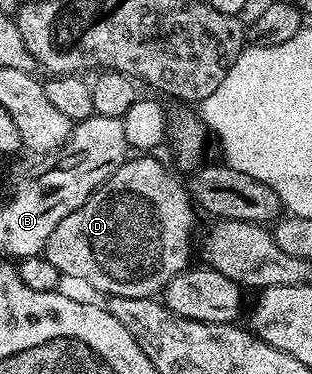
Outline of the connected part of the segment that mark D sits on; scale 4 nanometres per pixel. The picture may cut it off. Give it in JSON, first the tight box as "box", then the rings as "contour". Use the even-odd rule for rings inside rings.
{"box":[43,154,197,298],"contour":[[[137,154],[126,159],[125,163],[119,166],[119,170],[115,170],[115,174],[111,174],[111,178],[107,178],[107,182],[103,182],[103,186],[99,186],[99,190],[95,190],[95,194],[91,194],[91,198],[87,198],[83,206],[79,206],[79,210],[67,214],[67,218],[63,218],[59,226],[55,226],[55,231],[52,232],[43,255],[59,269],[62,277],[69,279],[70,276],[73,280],[82,280],[83,283],[90,284],[95,291],[105,292],[106,297],[153,298],[164,293],[167,282],[171,282],[171,278],[175,278],[177,274],[190,267],[192,260],[189,259],[195,256],[195,248],[193,252],[193,223],[197,220],[196,214],[193,213],[195,204],[190,197],[188,187],[184,183],[180,184],[155,157],[156,155],[153,154]]]}

